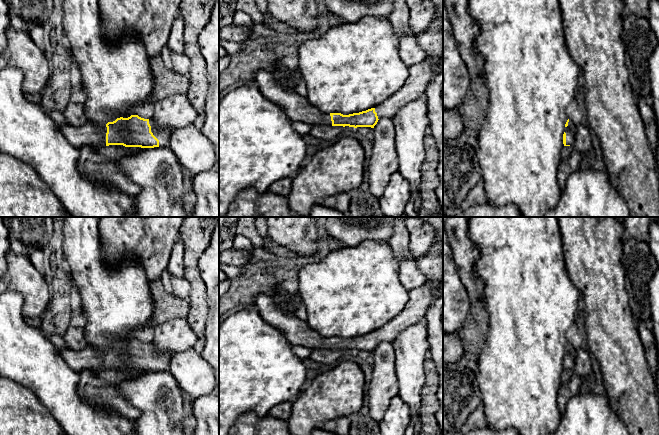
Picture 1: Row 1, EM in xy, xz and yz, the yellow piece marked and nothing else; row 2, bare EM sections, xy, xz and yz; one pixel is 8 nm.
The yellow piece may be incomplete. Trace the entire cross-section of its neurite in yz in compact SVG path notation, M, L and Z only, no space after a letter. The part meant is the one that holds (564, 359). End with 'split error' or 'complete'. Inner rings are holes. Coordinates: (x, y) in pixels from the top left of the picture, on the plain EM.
M568 343L565 351L565 356L563 358L563 368L564 370L574 371L576 350L571 344Z; split error

